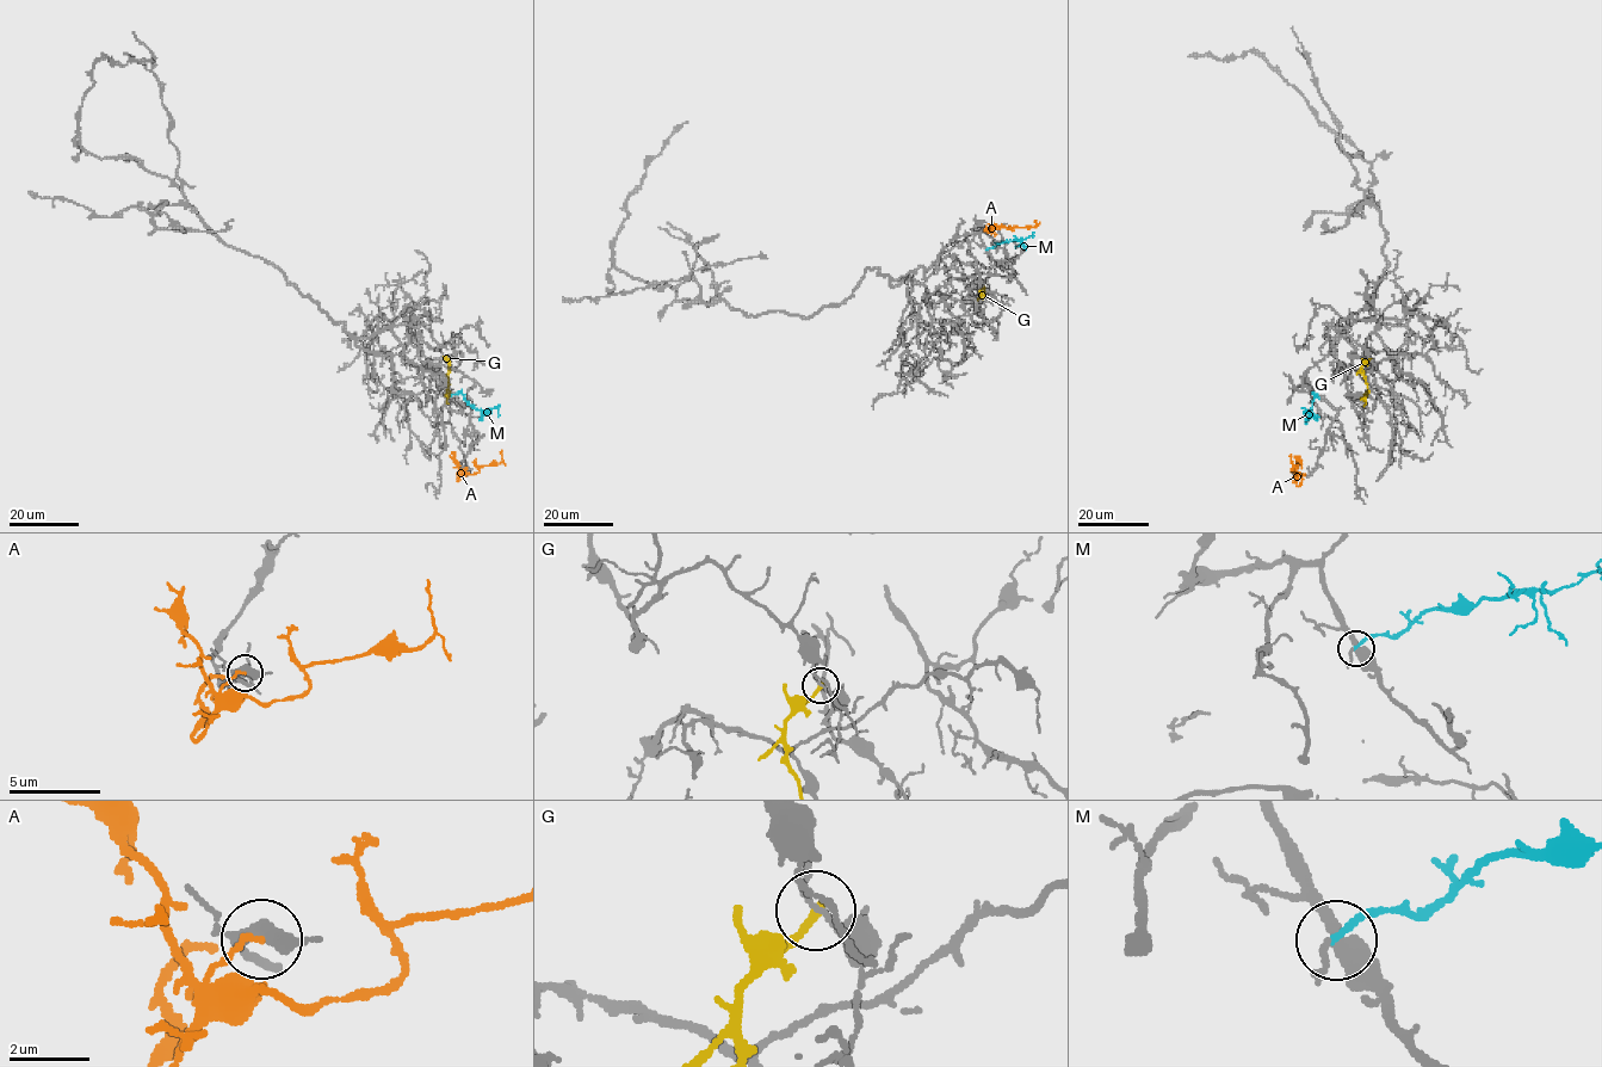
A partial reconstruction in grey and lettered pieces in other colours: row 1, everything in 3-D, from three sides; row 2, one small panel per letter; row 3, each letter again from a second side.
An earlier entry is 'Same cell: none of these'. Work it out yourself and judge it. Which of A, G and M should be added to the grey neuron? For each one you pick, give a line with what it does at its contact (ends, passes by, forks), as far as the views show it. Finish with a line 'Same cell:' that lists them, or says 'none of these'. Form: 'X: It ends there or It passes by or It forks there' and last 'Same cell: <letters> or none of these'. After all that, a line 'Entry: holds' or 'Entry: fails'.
M: It ends there
Same cell: M
Entry: fails

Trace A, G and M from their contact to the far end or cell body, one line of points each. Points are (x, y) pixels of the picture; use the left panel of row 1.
A: (467, 468), (467, 473), (472, 474), (481, 466), (499, 464), (501, 450)
G: (443, 357), (449, 363), (447, 404)
M: (452, 395), (461, 392), (476, 409), (496, 407), (499, 417)

